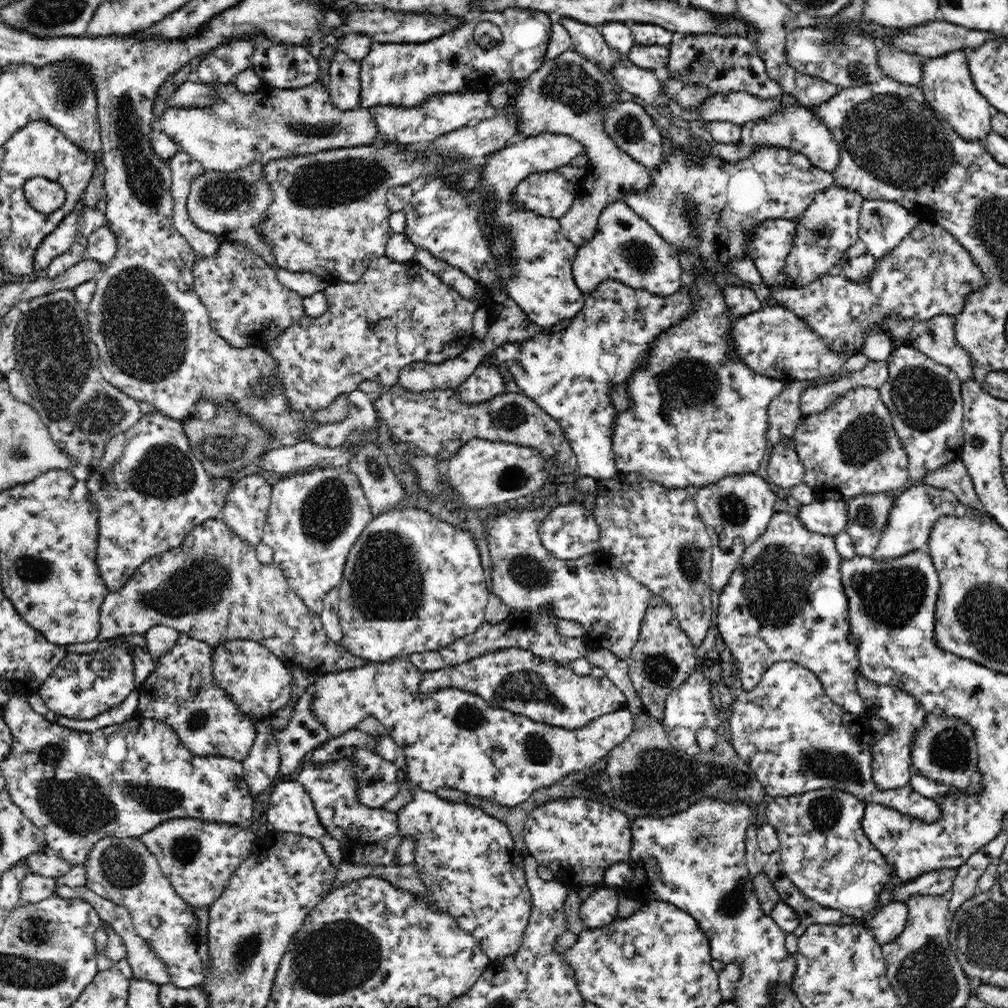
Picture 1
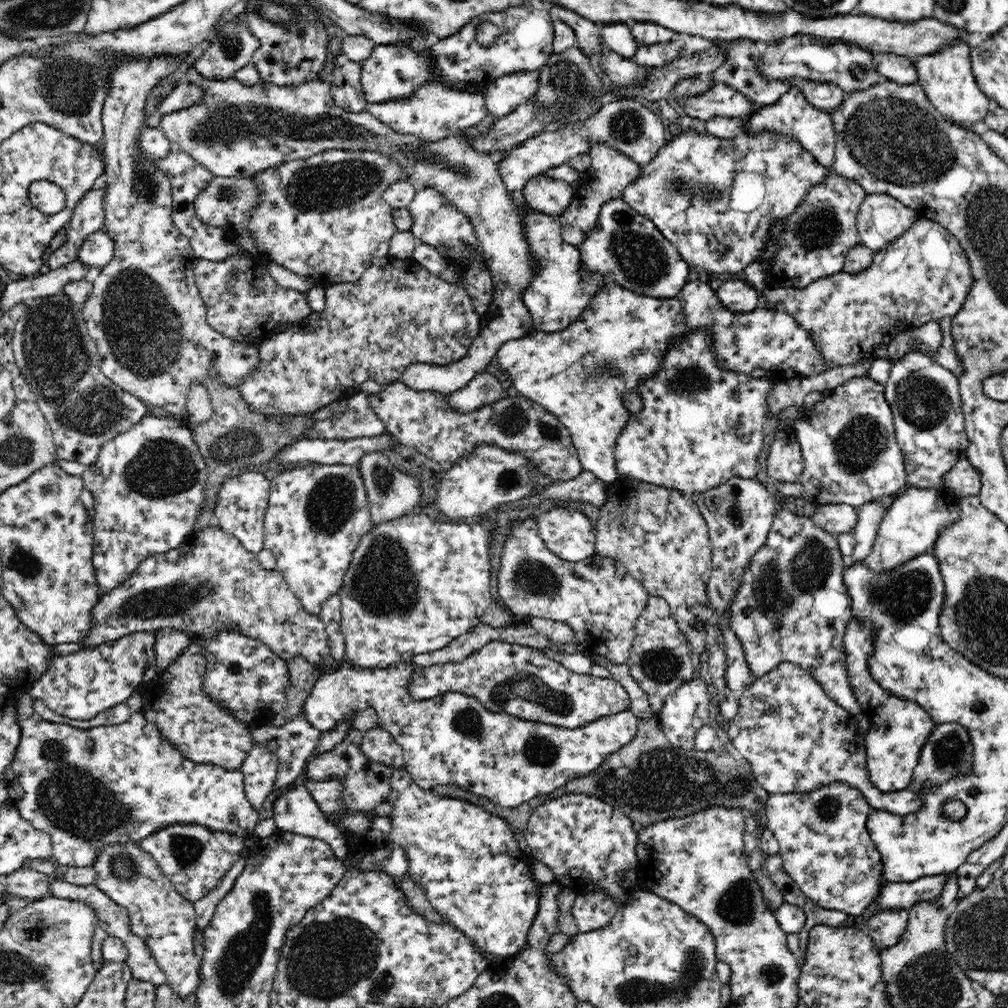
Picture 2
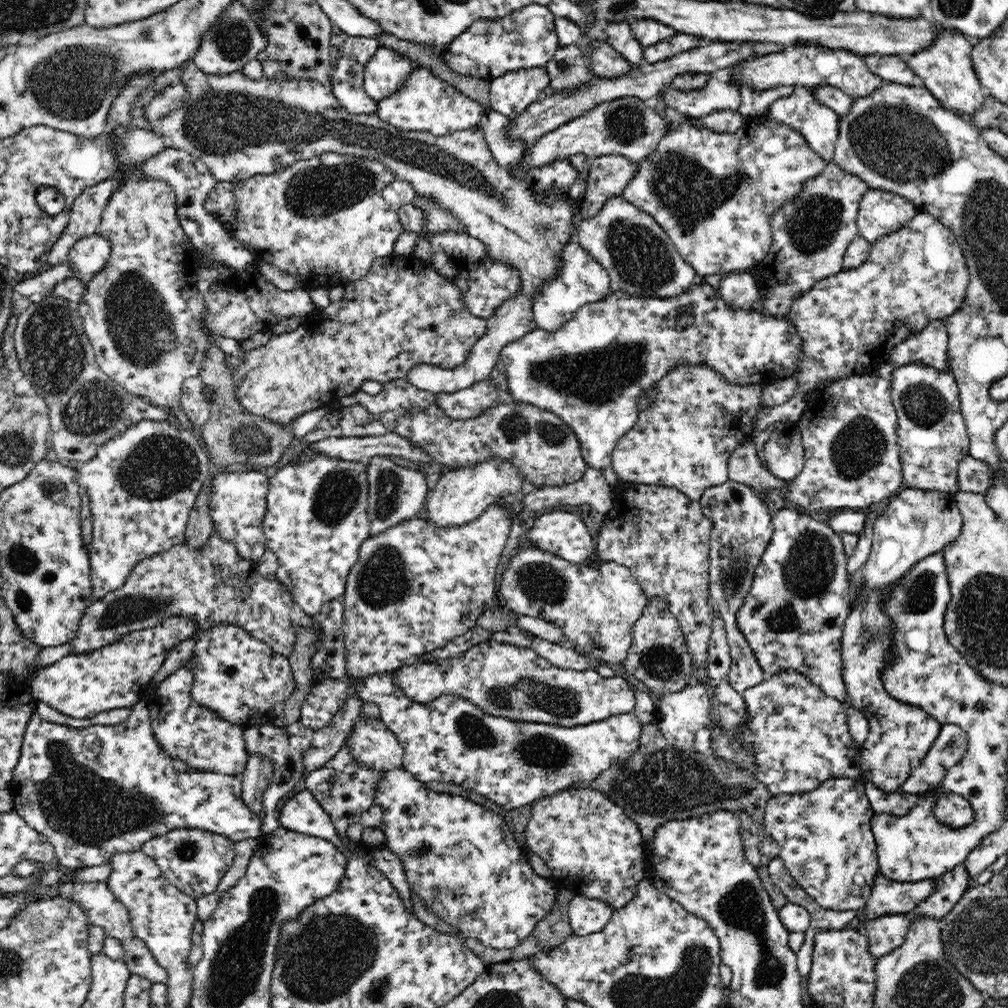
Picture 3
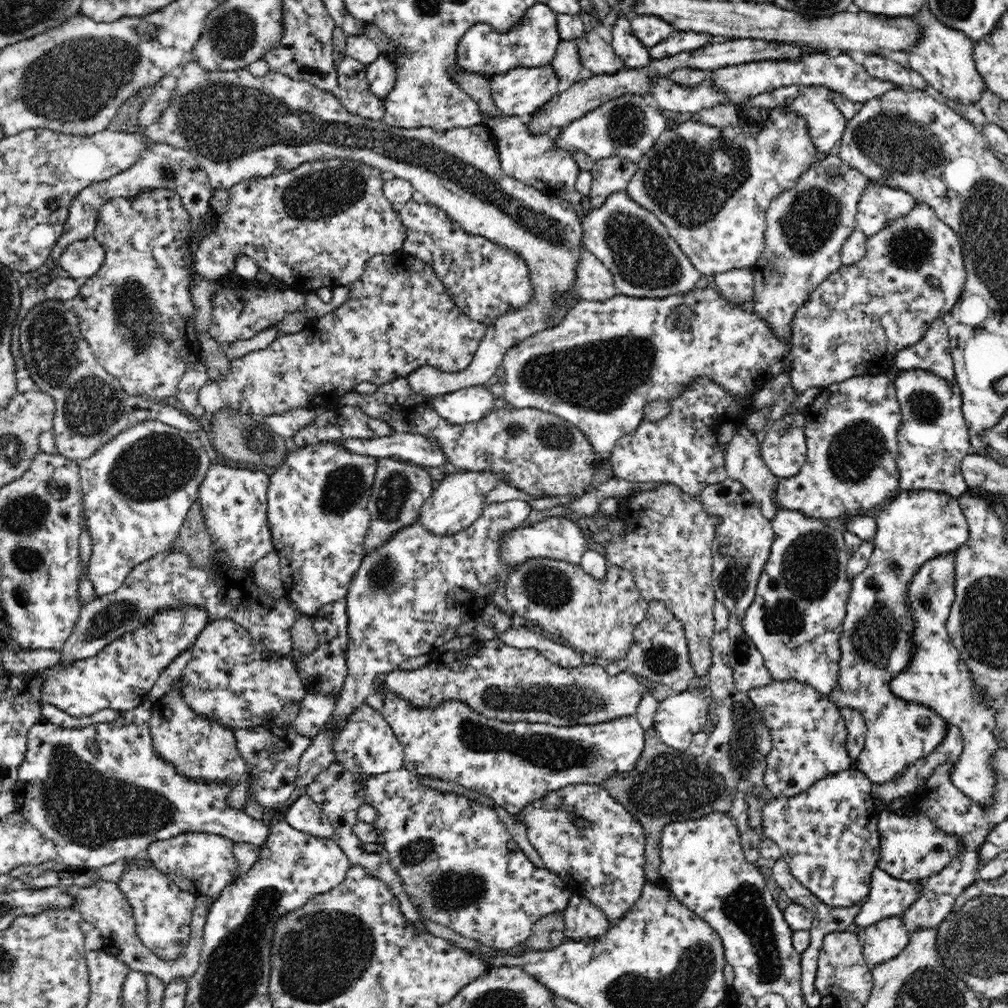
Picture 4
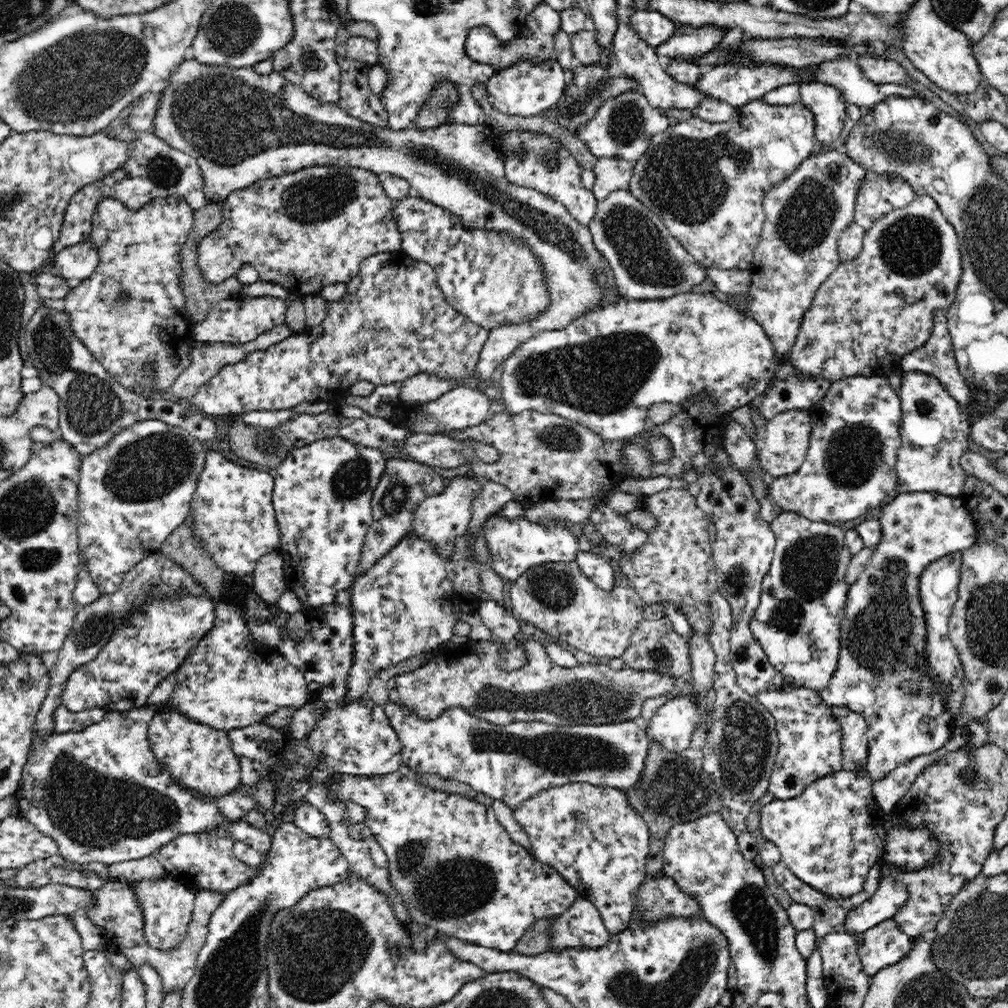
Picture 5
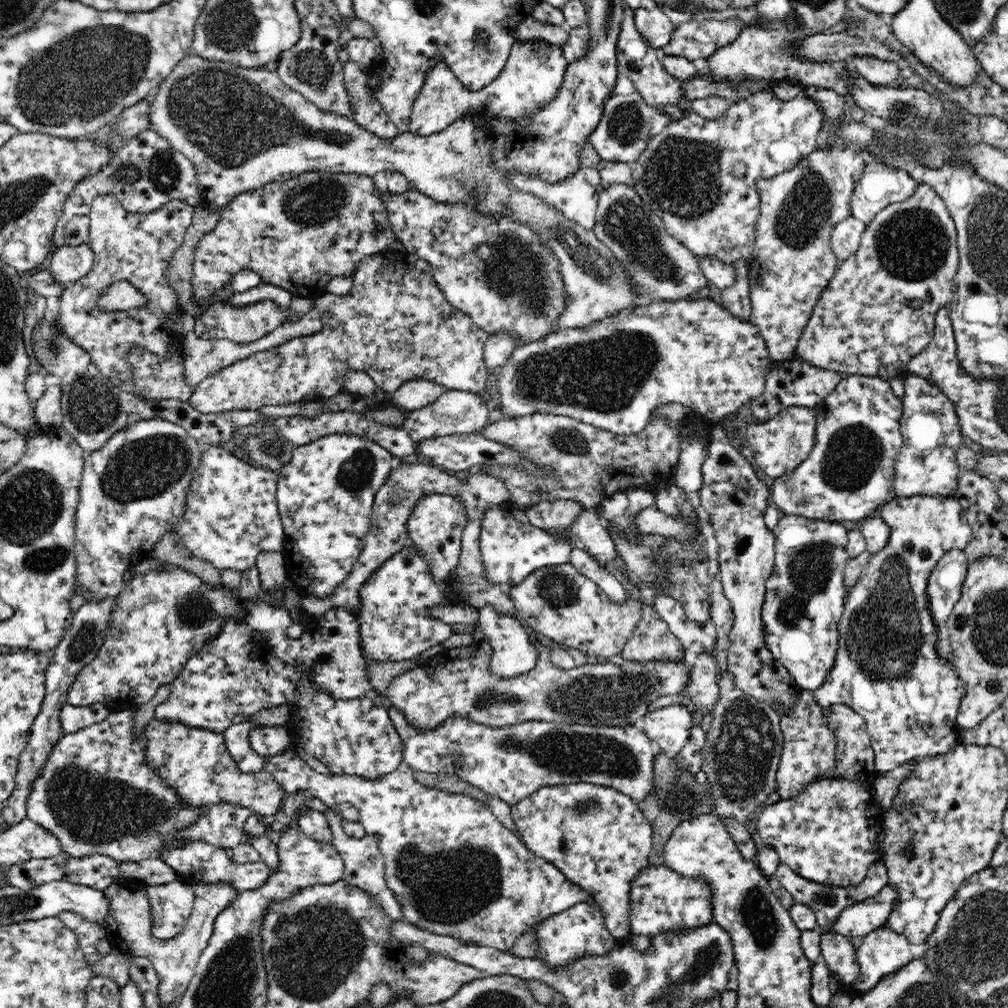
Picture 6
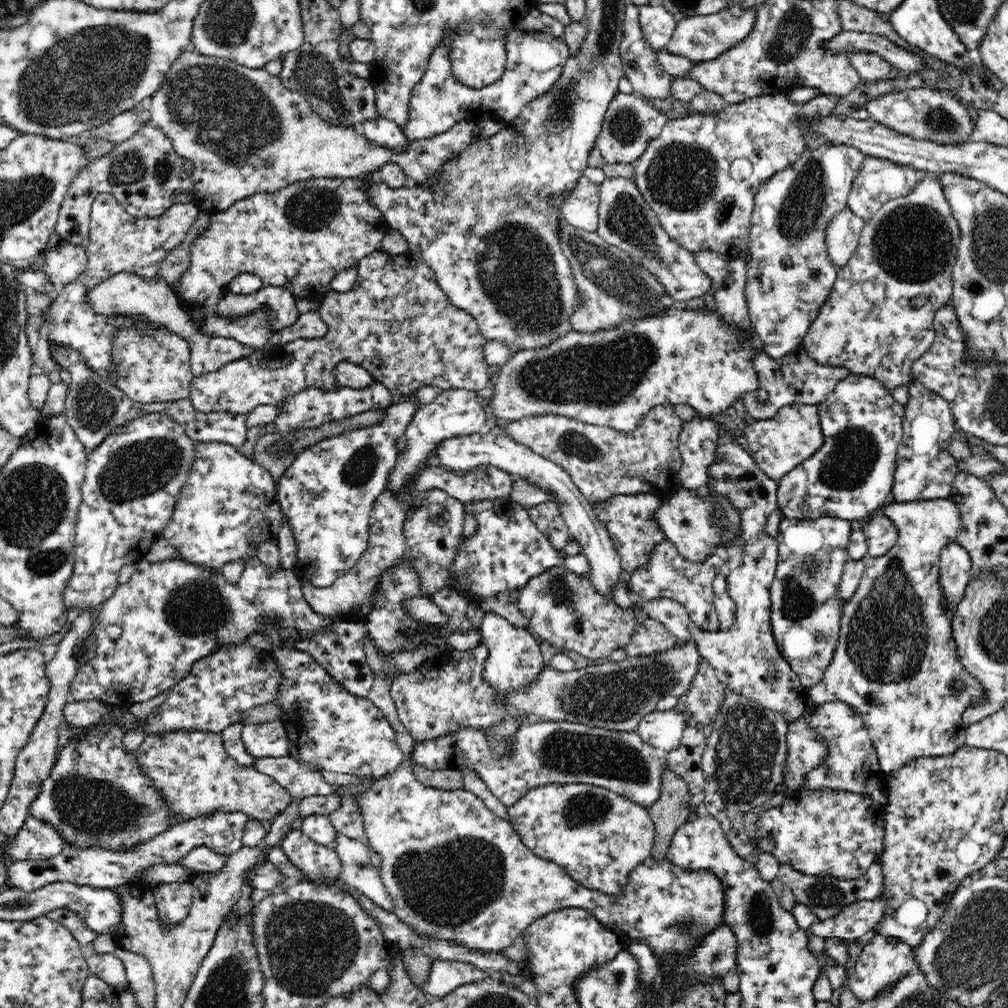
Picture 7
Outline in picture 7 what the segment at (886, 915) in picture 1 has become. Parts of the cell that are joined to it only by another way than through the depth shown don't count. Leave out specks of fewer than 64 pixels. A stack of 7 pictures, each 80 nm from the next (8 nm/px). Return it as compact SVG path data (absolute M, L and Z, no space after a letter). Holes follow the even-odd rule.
M876 934L862 948L854 967L848 972L846 982L856 998L872 1000L882 990L887 992L898 984L900 978L917 968L915 961L917 947L910 946L894 937L882 937Z

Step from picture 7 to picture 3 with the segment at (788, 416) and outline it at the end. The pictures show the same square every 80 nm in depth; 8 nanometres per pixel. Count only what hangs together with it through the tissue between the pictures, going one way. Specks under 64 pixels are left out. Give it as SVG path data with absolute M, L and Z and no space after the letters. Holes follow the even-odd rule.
M780 421L764 446L770 473L780 480L793 481L805 465L804 445L797 421Z

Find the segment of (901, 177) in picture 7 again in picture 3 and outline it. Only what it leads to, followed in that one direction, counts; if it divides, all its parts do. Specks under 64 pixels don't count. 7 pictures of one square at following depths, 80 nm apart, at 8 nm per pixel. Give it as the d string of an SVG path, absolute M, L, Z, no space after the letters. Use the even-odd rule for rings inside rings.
M868 189L857 212L859 235L874 246L883 236L900 230L917 211L912 202L898 194Z

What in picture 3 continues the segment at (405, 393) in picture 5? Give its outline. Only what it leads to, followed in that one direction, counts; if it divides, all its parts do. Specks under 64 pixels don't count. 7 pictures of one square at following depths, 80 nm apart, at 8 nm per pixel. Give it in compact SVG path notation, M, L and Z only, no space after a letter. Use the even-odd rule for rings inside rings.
M192 61L188 64L188 66L186 66L186 68L184 68L182 81L183 85L187 87L188 91L188 102L186 102L187 105L182 106L180 110L170 112L170 114L160 119L160 129L162 129L162 135L164 135L164 138L168 138L168 142L172 142L172 147L182 147L184 150L188 150L188 152L190 152L195 159L202 161L209 168L209 172L212 174L212 177L216 180L217 184L215 185L214 190L208 194L208 198L204 200L204 210L206 210L208 214L212 215L216 221L222 223L222 226L231 226L231 224L236 222L237 200L235 197L235 188L238 186L238 183L242 183L244 180L252 178L252 176L260 174L273 174L274 172L286 169L286 166L290 166L292 162L314 158L316 156L320 156L320 154L325 154L328 152L336 152L338 154L361 156L362 158L371 158L372 160L379 160L380 162L383 162L388 169L394 173L396 178L410 183L420 196L431 196L444 210L451 212L454 216L456 216L456 218L459 218L464 223L469 235L477 238L486 246L486 251L488 252L488 255L490 255L490 258L492 258L492 261L502 263L504 266L508 265L510 269L518 273L518 279L520 279L518 294L512 294L512 298L508 298L508 300L502 302L502 304L500 304L500 306L498 306L498 308L495 310L494 314L486 318L486 330L484 331L484 334L482 334L480 338L474 342L474 346L472 346L470 352L468 352L468 356L466 357L466 360L464 360L464 364L456 368L440 368L439 366L434 365L419 364L412 366L412 368L408 370L406 379L408 379L408 382L410 382L412 386L416 386L416 388L419 390L432 392L436 395L442 393L452 394L453 392L458 392L458 390L469 388L472 386L472 384L481 382L481 380L484 380L484 378L489 378L492 368L494 368L494 366L496 366L496 362L498 362L500 350L502 350L509 342L520 340L520 338L522 338L525 334L528 334L528 332L537 328L536 321L533 319L532 296L536 294L536 290L539 290L540 284L542 284L544 280L548 280L550 276L554 276L554 274L556 274L556 270L558 270L558 266L560 266L560 255L562 248L566 247L570 242L578 240L577 234L579 233L579 224L582 221L588 221L589 218L595 217L602 208L602 205L609 198L620 197L623 194L625 186L628 186L628 184L632 181L632 178L636 176L639 170L638 164L630 162L625 156L622 155L608 154L601 157L594 157L589 160L589 173L587 174L586 190L584 190L584 192L582 192L582 194L575 199L564 199L563 201L555 202L552 206L550 206L536 201L536 199L534 199L534 195L532 195L532 190L530 187L527 185L519 185L510 179L507 170L498 164L498 161L494 158L494 155L492 155L492 152L489 150L483 131L478 125L467 130L460 130L454 134L446 134L446 136L440 138L426 132L401 132L400 130L394 128L394 126L388 124L388 122L383 122L381 119L378 119L374 113L349 114L346 112L346 110L343 110L341 108L341 104L338 102L338 99L336 99L336 97L333 95L332 85L330 83L320 84L316 81L292 79L272 80L264 76L260 80L255 81L248 79L248 77L242 75L240 71L225 75L211 75L200 71Z

